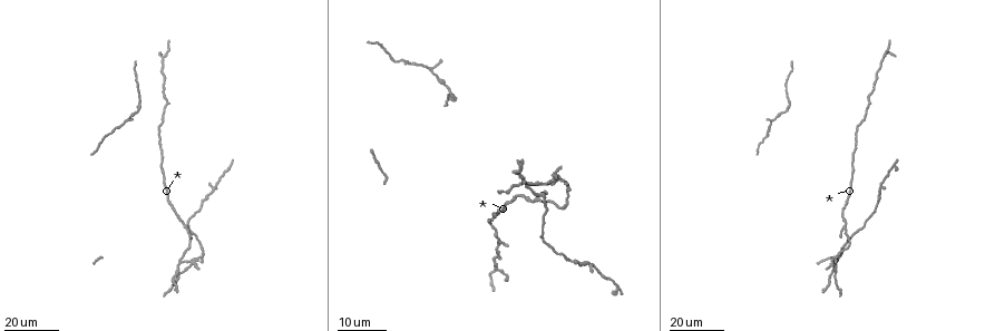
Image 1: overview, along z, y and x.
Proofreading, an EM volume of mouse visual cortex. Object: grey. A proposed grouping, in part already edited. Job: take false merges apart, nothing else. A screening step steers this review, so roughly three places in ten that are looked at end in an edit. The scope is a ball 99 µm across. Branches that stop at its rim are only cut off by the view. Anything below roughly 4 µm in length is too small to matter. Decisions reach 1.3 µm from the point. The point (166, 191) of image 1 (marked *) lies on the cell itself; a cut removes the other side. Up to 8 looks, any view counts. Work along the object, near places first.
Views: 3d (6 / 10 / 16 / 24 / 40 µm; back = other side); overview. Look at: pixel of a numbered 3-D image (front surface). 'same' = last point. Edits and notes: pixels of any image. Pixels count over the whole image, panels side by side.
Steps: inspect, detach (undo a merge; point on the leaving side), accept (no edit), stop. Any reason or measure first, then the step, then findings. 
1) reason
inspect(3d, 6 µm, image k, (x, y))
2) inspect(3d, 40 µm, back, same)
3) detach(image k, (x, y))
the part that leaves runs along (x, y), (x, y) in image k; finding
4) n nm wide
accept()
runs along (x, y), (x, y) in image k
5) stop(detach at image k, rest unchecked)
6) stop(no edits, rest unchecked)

calibre changes
inspect(3d, 16 µm, image 1, (877, 200))

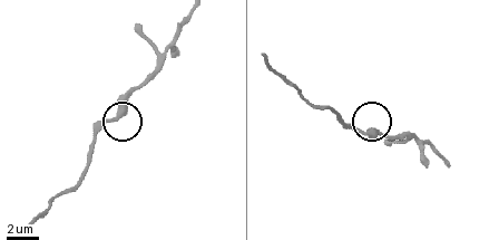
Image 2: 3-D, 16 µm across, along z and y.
inspect(3d, 10 µm, image 2, (354, 129))

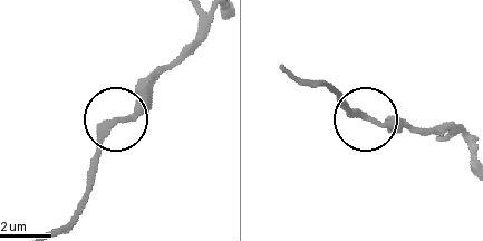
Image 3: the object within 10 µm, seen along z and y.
detach(image 3, (145, 98))
the part that leaves runs along (114, 122), (135, 109), (208, 13) in image 3; two cells meet here

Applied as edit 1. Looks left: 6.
inspect(3d, 16 µm, image 1, (179, 260))

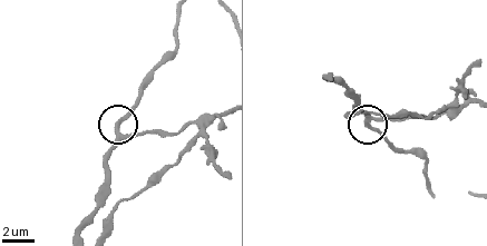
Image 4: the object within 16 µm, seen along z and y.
inspect(3d, 6 µm, image 4, (118, 132))

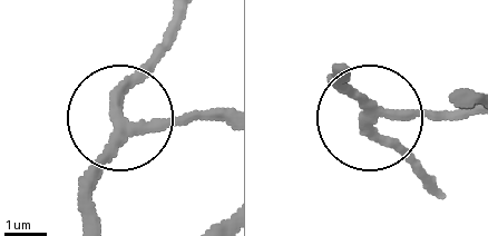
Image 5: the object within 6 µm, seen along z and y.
inspect(3d, 6 µm, back, image 5, (119, 120))

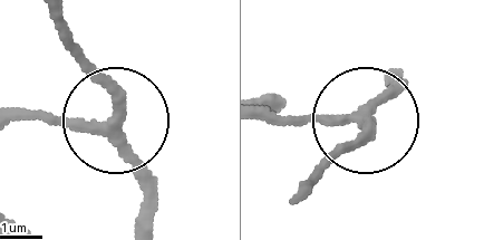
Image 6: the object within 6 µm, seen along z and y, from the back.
accept()
runs along (10, 121), (113, 125), (156, 203) in image 6; continuous, no second cell

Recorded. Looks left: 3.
small branch off a trunk
inspect(3d, 24 µm, image 1, (193, 258))

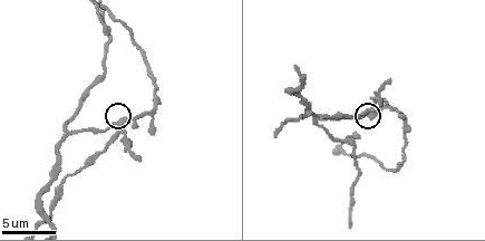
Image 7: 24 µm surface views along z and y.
inspect(3d, 6 µm, image 7, (121, 124))

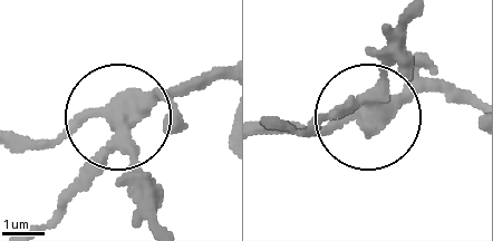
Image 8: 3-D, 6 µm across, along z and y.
from behind
inspect(3d, 6 µm, back, image 8, (367, 125))

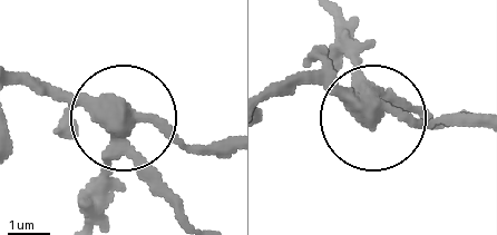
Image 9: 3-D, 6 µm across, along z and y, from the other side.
detach(image 9, (123, 184))
the part that leaves runs along (120, 143), (195, 224) in image 9; two cells meet here

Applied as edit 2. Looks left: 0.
stop(detach at image 3, detach at image 9, rest unchecked)

